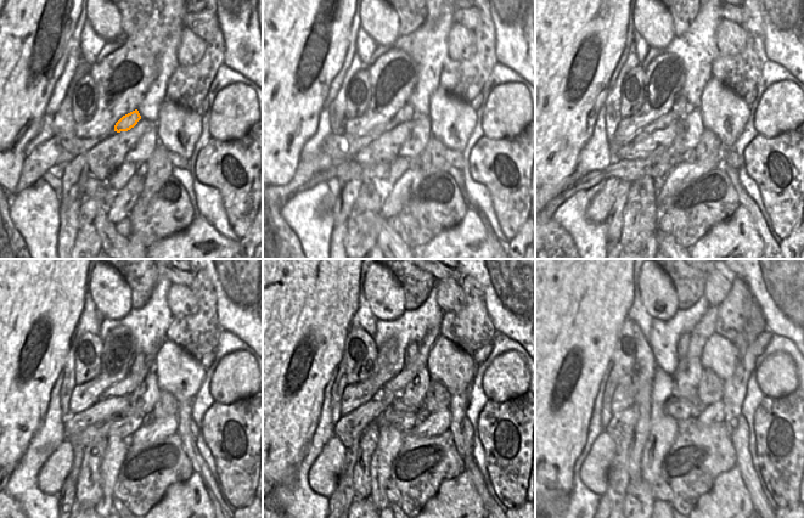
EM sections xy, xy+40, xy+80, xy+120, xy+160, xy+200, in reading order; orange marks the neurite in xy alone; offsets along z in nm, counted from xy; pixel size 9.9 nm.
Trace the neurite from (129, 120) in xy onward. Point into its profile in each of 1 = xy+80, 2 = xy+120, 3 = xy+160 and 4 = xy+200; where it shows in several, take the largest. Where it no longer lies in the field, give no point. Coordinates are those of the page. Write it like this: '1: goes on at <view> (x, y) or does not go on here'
1: goes on at xy+80 (680, 107)
2: goes on at xy+120 (139, 369)
3: goes on at xy+160 (398, 383)
4: goes on at xy+200 (682, 343)

